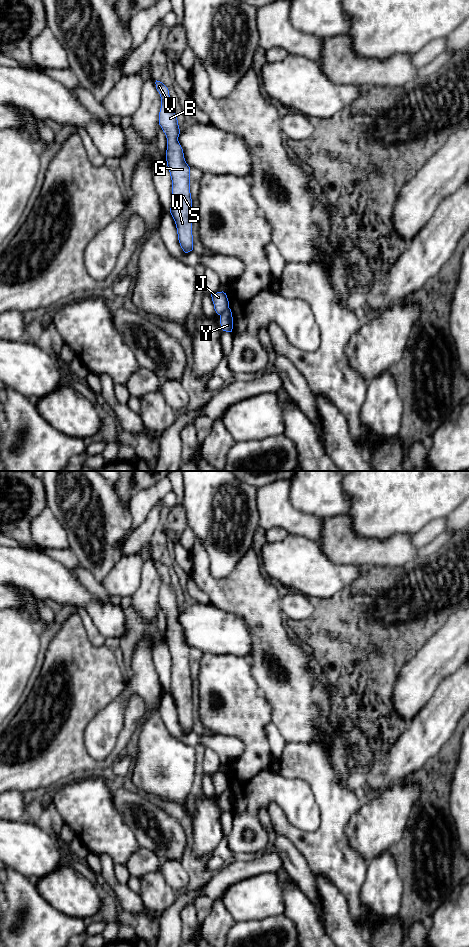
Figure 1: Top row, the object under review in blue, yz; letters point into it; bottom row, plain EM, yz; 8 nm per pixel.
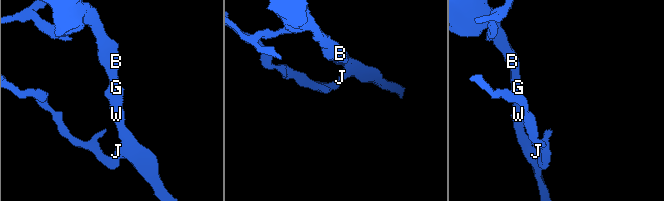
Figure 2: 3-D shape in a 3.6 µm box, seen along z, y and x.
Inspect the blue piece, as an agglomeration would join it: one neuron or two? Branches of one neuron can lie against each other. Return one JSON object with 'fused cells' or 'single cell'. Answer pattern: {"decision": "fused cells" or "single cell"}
{"decision": "fused cells"}

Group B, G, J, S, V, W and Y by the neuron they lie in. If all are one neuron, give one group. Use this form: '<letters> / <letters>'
B G J S V W / Y

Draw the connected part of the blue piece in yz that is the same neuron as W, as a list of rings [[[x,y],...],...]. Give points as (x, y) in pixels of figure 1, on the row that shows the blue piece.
[[[156,80],[155,84],[161,97],[159,125],[167,138],[166,161],[172,180],[170,213],[176,224],[180,246],[188,253],[193,250],[190,167],[185,161],[183,149],[178,141],[180,129],[169,90],[160,81]]]

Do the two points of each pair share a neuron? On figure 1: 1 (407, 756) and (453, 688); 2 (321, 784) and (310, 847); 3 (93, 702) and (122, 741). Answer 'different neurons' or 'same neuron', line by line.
1: same neuron
2: same neuron
3: same neuron

